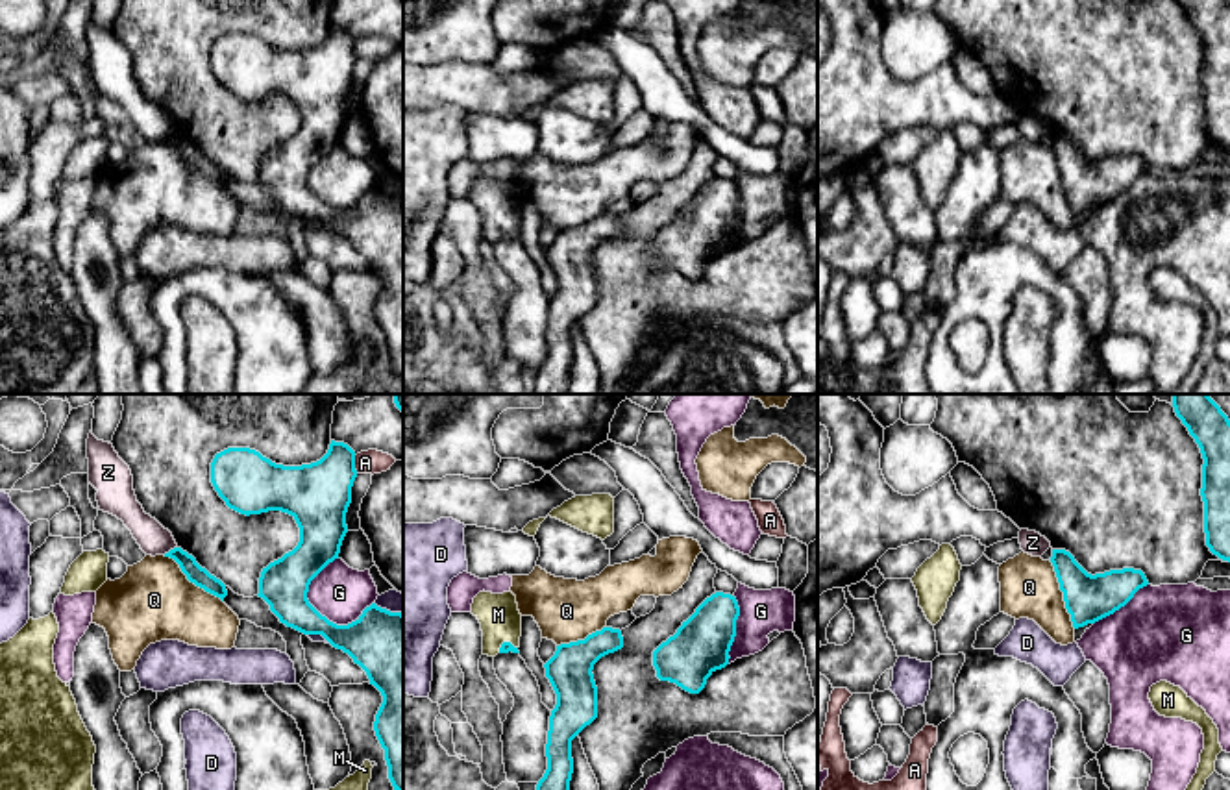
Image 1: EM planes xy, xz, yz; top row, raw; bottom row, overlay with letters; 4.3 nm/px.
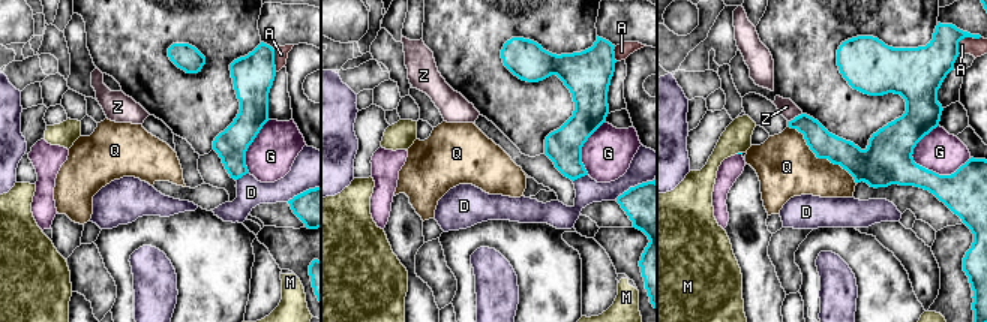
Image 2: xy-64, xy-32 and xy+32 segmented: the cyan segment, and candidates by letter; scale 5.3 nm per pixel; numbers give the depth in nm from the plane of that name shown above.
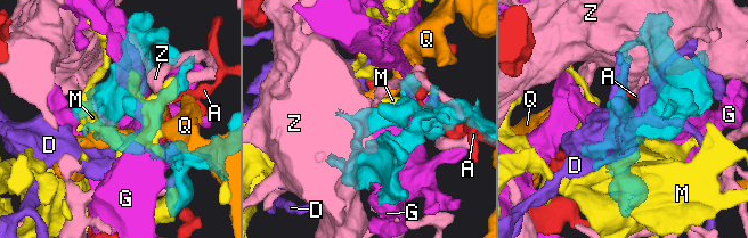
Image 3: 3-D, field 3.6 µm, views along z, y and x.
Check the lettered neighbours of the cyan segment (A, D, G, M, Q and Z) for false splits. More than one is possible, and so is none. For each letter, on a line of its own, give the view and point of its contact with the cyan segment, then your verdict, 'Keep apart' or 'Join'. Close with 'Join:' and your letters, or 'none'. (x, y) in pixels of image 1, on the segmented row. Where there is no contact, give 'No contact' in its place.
A: Touches cyan at xy (354, 465). Keep apart
D: Touches cyan at xy (385, 609). Keep apart
G: Touches cyan at xy (306, 598). Keep apart
M: Touches cyan at xz (505, 642). Join
Q: Touches cyan at yz (1064, 594). Keep apart
Z: Touches cyan at xy (171, 550). Keep apart
Join: M

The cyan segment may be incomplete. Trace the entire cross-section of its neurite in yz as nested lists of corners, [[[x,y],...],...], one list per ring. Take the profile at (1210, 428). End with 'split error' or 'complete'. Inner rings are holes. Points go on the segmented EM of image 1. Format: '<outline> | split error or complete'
[[[1173,394],[1173,407],[1204,459],[1206,546],[1230,562],[1230,420],[1208,394]]] | complete

